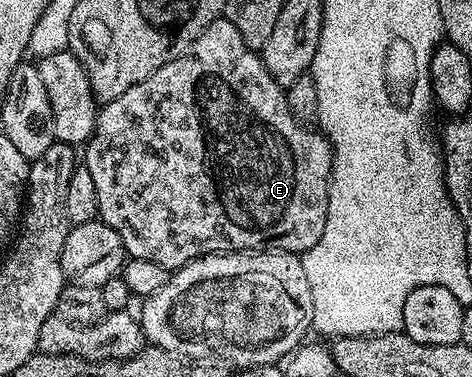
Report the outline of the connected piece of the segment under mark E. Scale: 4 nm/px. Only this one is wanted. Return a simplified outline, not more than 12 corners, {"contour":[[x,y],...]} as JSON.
{"contour":[[226,18],[85,145],[130,259],[321,238],[331,143]]}

